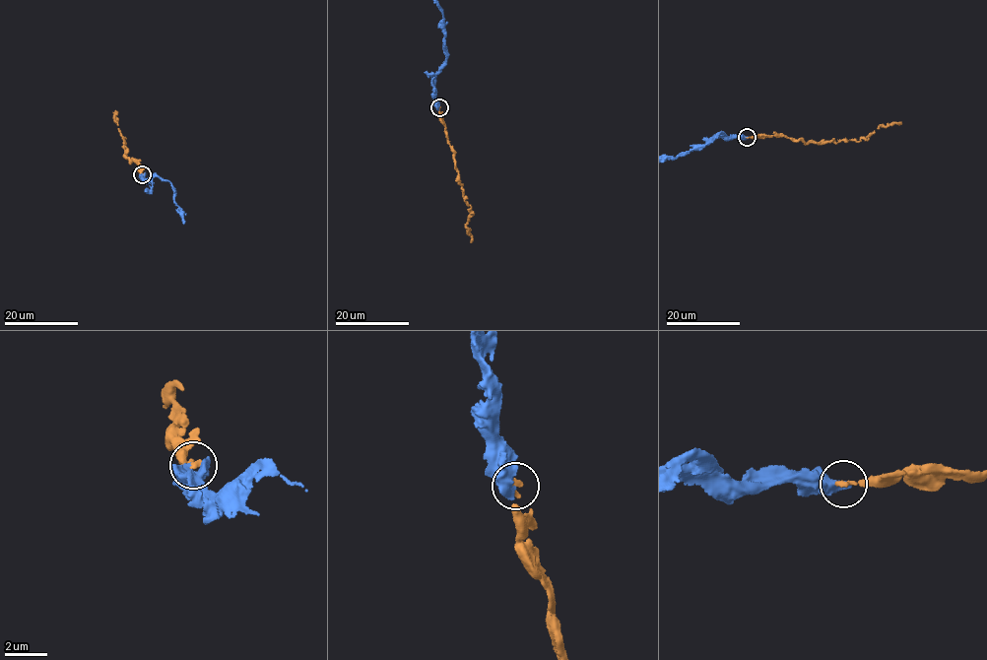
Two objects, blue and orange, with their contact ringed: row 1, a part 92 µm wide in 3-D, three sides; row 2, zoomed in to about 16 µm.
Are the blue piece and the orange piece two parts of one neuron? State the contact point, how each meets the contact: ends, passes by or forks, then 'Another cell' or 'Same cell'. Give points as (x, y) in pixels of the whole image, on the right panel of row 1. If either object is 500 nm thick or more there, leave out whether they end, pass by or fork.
Place: (747, 137). Same cell

